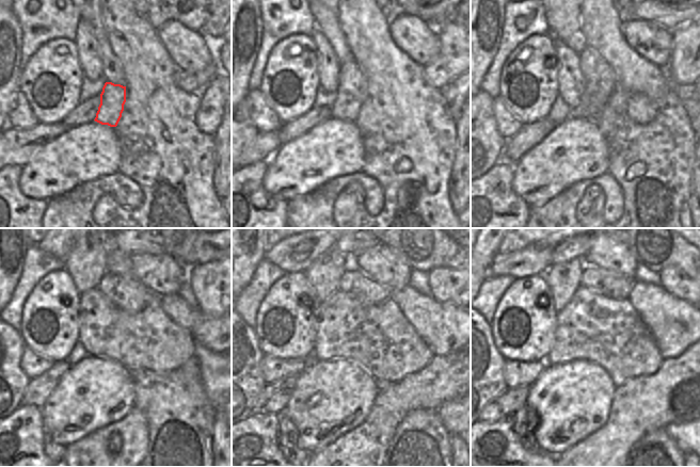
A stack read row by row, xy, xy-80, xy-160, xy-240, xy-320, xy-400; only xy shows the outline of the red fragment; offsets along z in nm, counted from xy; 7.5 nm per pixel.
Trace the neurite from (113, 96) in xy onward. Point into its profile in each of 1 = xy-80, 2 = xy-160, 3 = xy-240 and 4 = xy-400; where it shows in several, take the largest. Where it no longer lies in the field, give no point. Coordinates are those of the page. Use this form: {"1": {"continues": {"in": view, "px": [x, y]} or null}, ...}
{"1": {"continues": {"in": "xy-80", "px": [352, 91]}}, "2": {"continues": {"in": "xy-160", "px": [600, 79]}}, "3": {"continues": {"in": "xy-240", "px": [130, 296]}}, "4": {"continues": {"in": "xy-400", "px": [613, 285]}}}

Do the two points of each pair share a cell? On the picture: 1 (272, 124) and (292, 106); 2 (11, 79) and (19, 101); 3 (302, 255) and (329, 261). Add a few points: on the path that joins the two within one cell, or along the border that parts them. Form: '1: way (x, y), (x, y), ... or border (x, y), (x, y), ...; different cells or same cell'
1: border (265, 96), (268, 107), (283, 123); different cells
2: border (19, 91), (15, 96), (11, 111); different cells
3: border (334, 245), (327, 248), (304, 271); different cells

